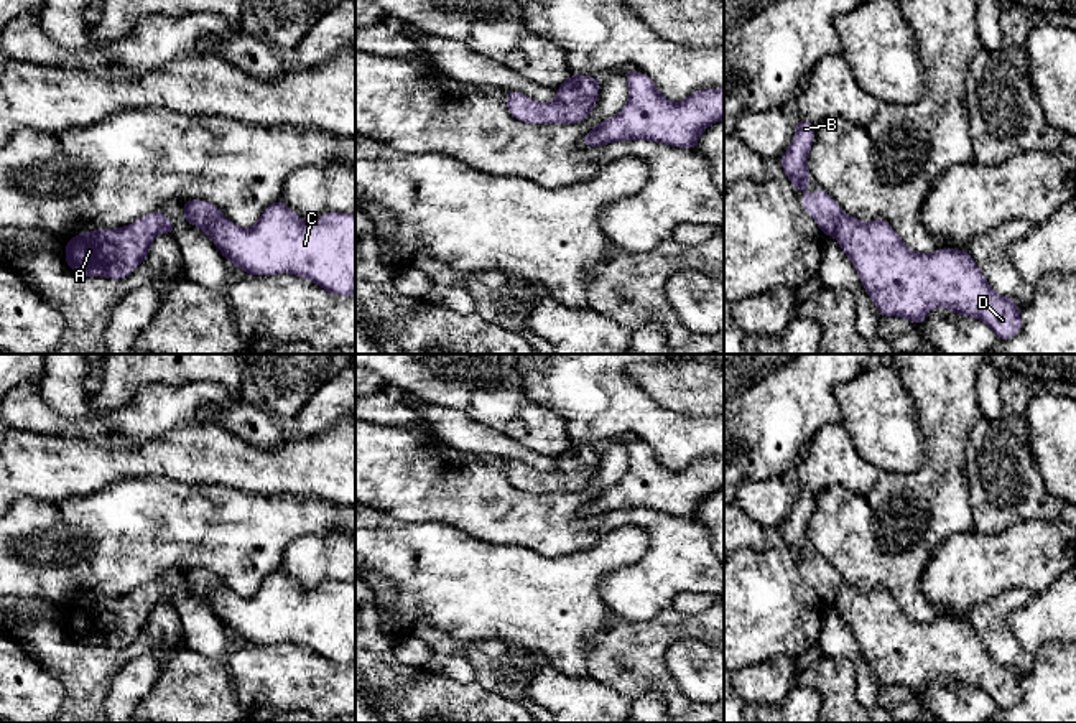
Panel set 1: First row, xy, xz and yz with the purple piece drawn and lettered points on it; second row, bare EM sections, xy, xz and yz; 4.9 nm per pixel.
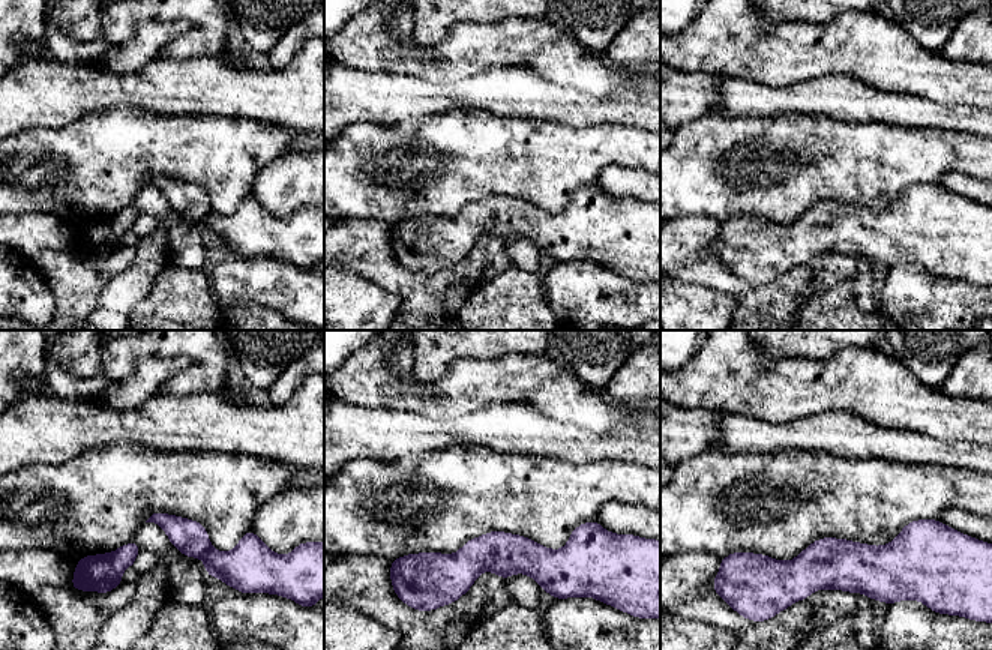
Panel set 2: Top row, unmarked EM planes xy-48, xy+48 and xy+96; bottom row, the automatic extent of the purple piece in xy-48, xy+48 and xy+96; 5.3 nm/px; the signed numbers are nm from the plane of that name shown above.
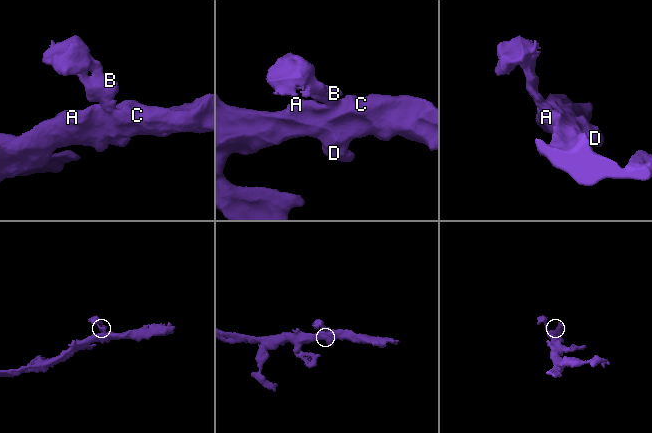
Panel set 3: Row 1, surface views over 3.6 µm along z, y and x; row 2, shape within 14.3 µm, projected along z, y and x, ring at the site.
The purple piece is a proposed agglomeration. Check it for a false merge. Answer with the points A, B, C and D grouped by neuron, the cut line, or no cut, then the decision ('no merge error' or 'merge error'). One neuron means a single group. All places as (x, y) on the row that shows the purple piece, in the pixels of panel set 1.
A C D / B; cut in xz along (558, 97), (566, 102), (596, 99); merge error

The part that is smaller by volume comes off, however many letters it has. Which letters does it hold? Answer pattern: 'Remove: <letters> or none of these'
Remove: B

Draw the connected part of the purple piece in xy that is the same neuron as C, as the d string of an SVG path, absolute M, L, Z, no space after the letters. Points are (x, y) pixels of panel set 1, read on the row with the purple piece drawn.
M278 199L248 229L219 217L201 231L245 275L291 273L332 295L355 295L355 214L326 212L306 222Z

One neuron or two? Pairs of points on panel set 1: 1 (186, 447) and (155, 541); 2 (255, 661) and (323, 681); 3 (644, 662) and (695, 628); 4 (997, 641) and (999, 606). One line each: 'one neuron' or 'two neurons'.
1: two neurons
2: one neuron
3: one neuron
4: one neuron

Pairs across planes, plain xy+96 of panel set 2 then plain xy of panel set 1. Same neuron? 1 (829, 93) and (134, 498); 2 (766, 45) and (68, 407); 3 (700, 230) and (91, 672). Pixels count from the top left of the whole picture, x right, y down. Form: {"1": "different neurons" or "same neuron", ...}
{"1": "different neurons", "2": "different neurons", "3": "same neuron"}

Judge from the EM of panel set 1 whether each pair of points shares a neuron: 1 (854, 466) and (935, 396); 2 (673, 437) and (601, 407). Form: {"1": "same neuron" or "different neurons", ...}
{"1": "different neurons", "2": "same neuron"}

